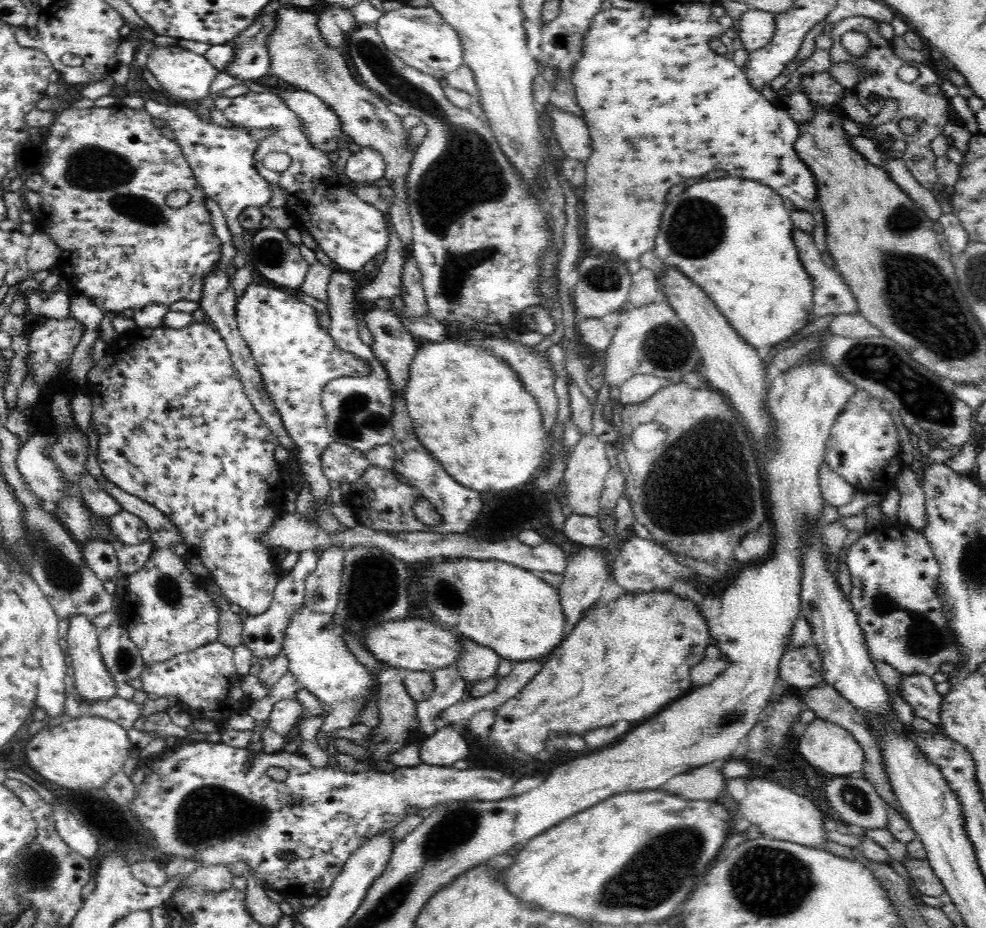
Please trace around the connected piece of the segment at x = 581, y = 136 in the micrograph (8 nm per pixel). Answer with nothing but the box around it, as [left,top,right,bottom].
[544,104,592,163]

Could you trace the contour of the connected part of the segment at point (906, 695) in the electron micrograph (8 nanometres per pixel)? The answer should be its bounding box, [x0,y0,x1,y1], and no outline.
[899,672,942,726]

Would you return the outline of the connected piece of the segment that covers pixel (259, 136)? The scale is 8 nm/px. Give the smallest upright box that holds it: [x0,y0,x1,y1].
[145,100,275,250]

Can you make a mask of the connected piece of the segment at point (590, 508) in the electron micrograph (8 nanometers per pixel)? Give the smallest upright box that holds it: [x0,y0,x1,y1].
[562,432,610,516]

